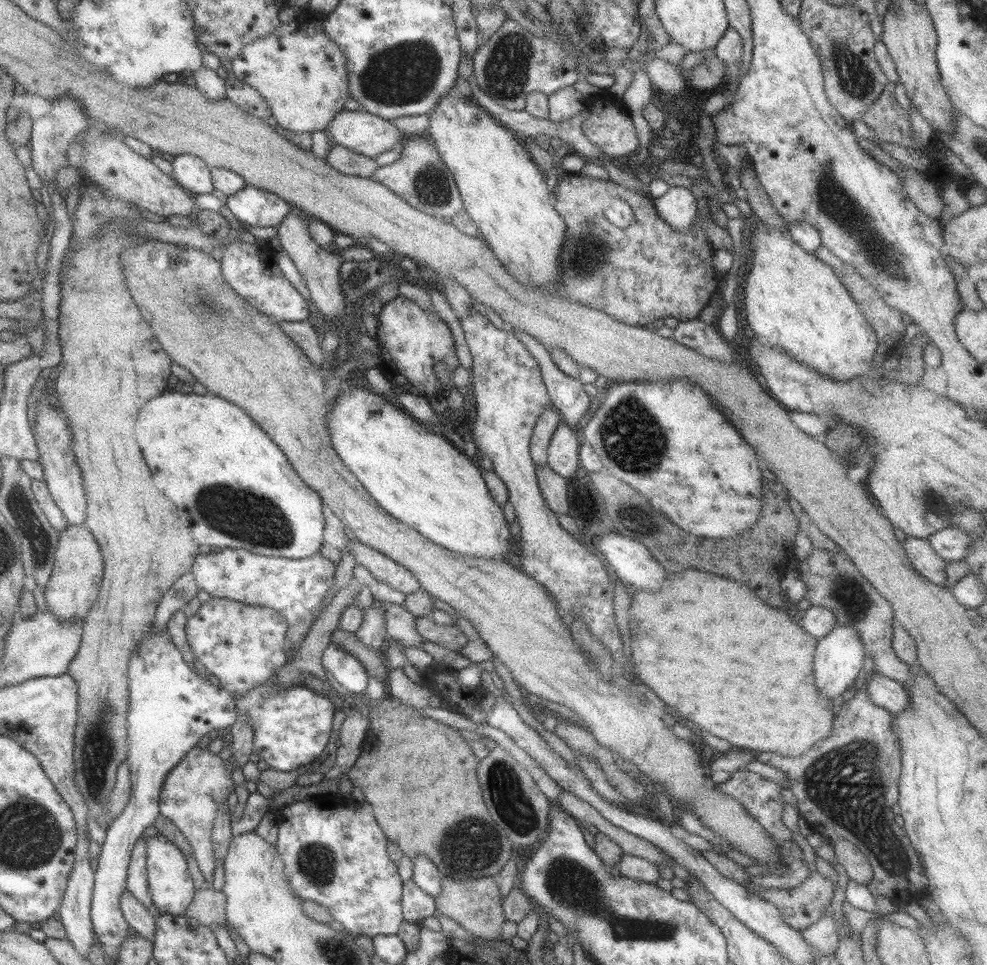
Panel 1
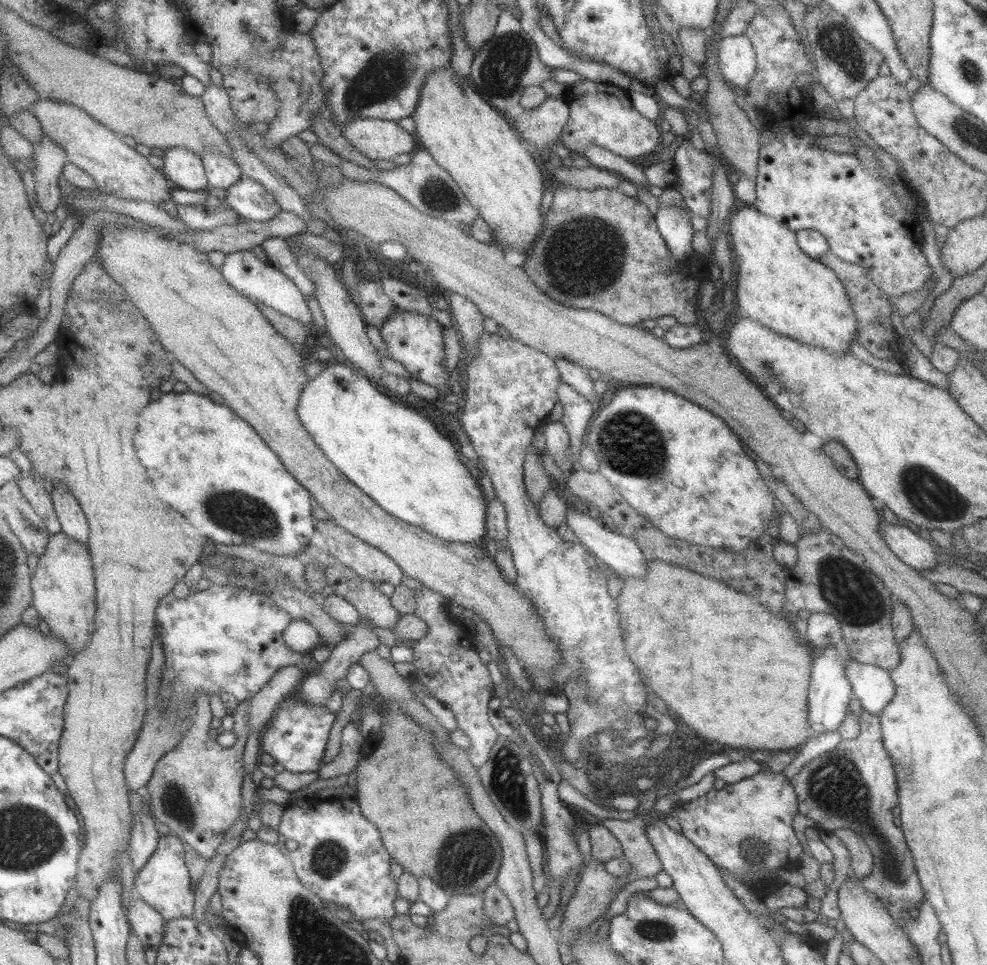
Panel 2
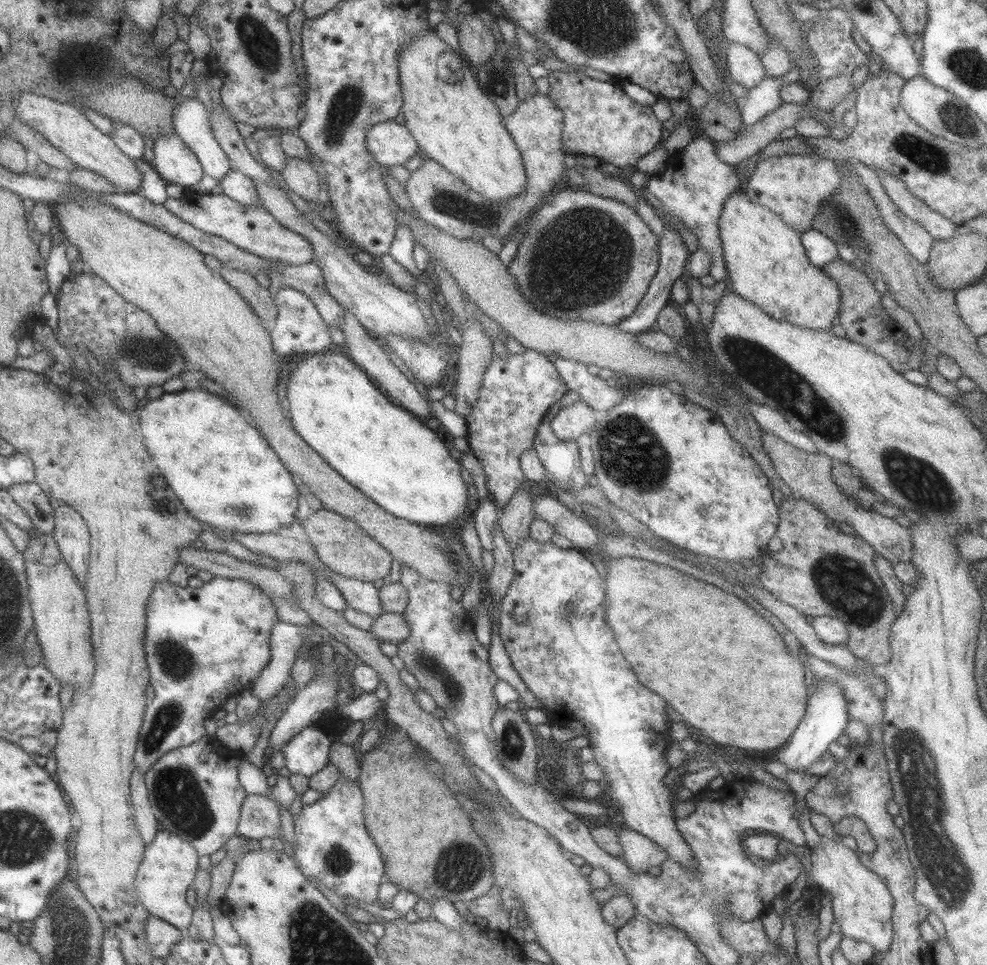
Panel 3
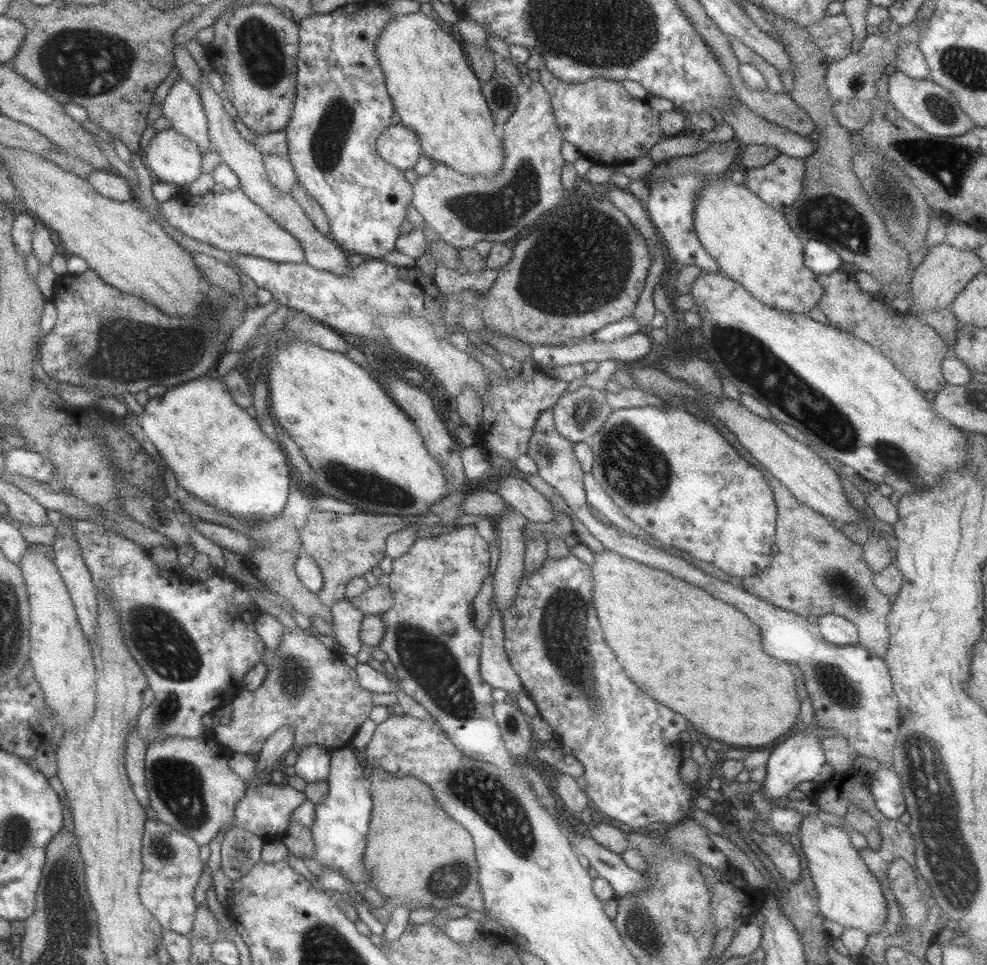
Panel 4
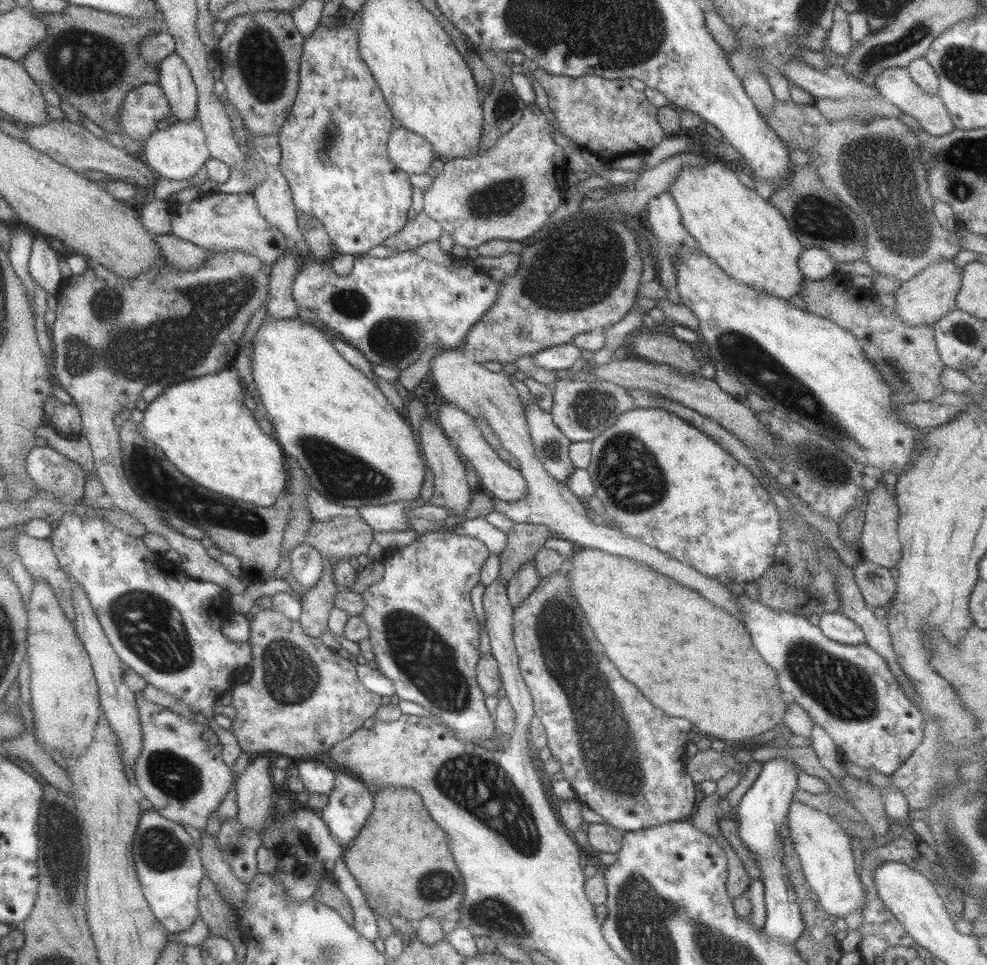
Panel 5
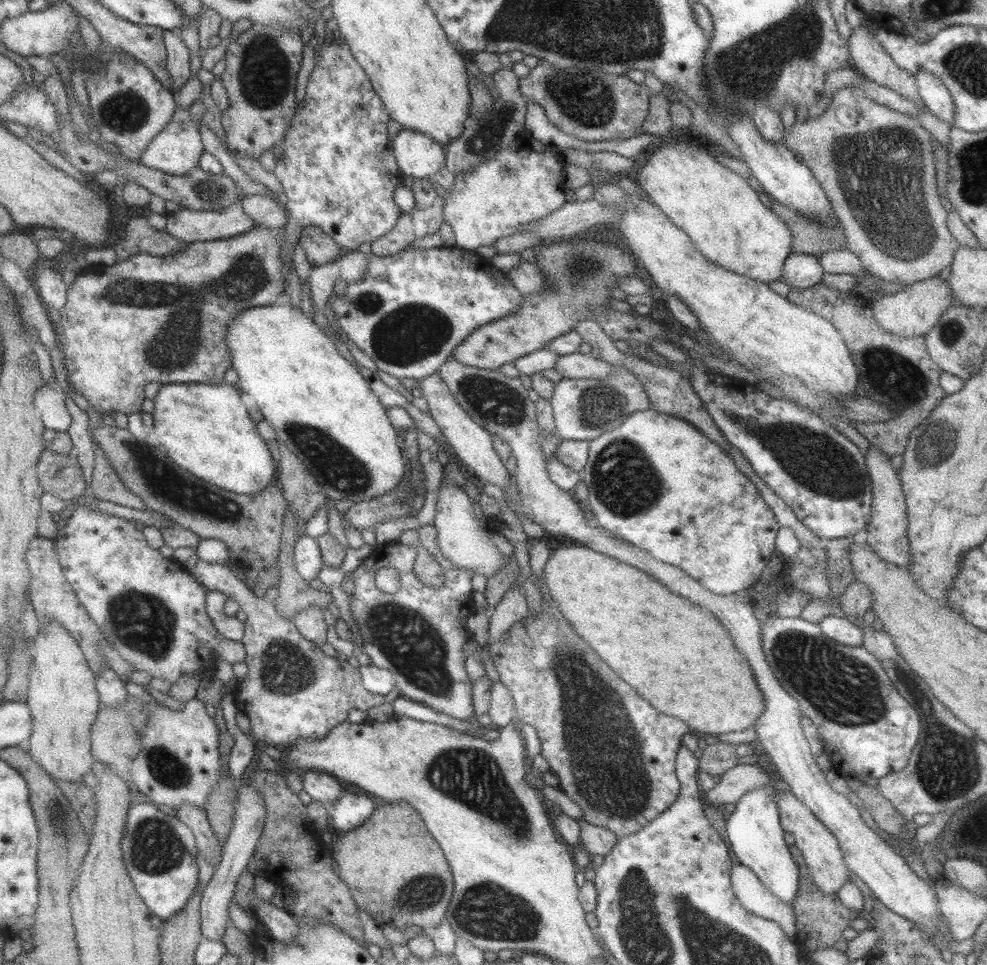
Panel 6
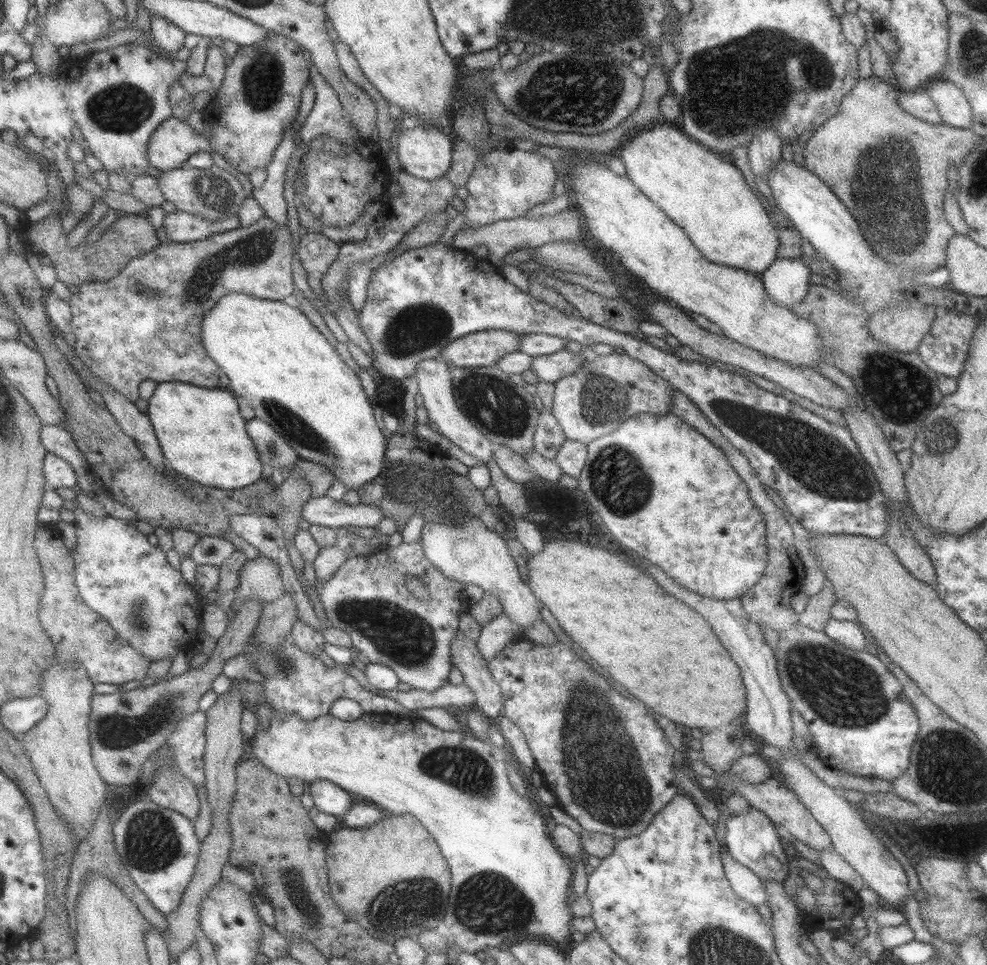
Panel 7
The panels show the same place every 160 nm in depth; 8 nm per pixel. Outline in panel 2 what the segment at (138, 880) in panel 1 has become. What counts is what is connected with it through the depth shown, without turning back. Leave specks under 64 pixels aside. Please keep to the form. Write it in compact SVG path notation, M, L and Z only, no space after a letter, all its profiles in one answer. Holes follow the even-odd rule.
M129 791L128 803L132 812L129 860L131 860L133 872L136 874L155 850L159 834L155 831L154 818L144 807L142 795Z

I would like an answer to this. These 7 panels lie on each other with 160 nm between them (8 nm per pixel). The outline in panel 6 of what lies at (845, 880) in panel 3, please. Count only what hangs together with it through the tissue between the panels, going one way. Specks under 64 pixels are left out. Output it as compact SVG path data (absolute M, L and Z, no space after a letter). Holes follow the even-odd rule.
M788 790L776 792L772 799L778 810L781 828L794 838L794 845L802 854L807 870L813 882L823 894L837 892L850 872L843 863L843 855L839 850L837 839L813 816L813 813L804 804L797 800Z

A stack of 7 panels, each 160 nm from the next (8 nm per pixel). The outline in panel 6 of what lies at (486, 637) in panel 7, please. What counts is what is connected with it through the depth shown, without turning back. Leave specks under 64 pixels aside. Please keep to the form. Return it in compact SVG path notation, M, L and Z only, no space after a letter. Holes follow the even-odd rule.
M509 588L497 605L489 612L488 635L491 641L499 641L505 631L527 617L527 600L522 589Z

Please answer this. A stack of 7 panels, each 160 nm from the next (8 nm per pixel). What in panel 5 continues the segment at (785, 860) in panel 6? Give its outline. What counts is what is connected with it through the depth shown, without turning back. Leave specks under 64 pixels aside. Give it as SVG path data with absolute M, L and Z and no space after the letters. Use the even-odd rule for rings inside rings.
M775 757L756 766L758 776L750 788L742 795L731 816L737 821L736 831L747 850L752 852L759 869L760 881L764 888L766 917L763 923L765 932L774 939L785 941L794 947L794 940L804 931L795 891L792 889L787 871L783 870L783 843L779 828L785 822L791 794L796 787L796 776L801 771L796 765Z

